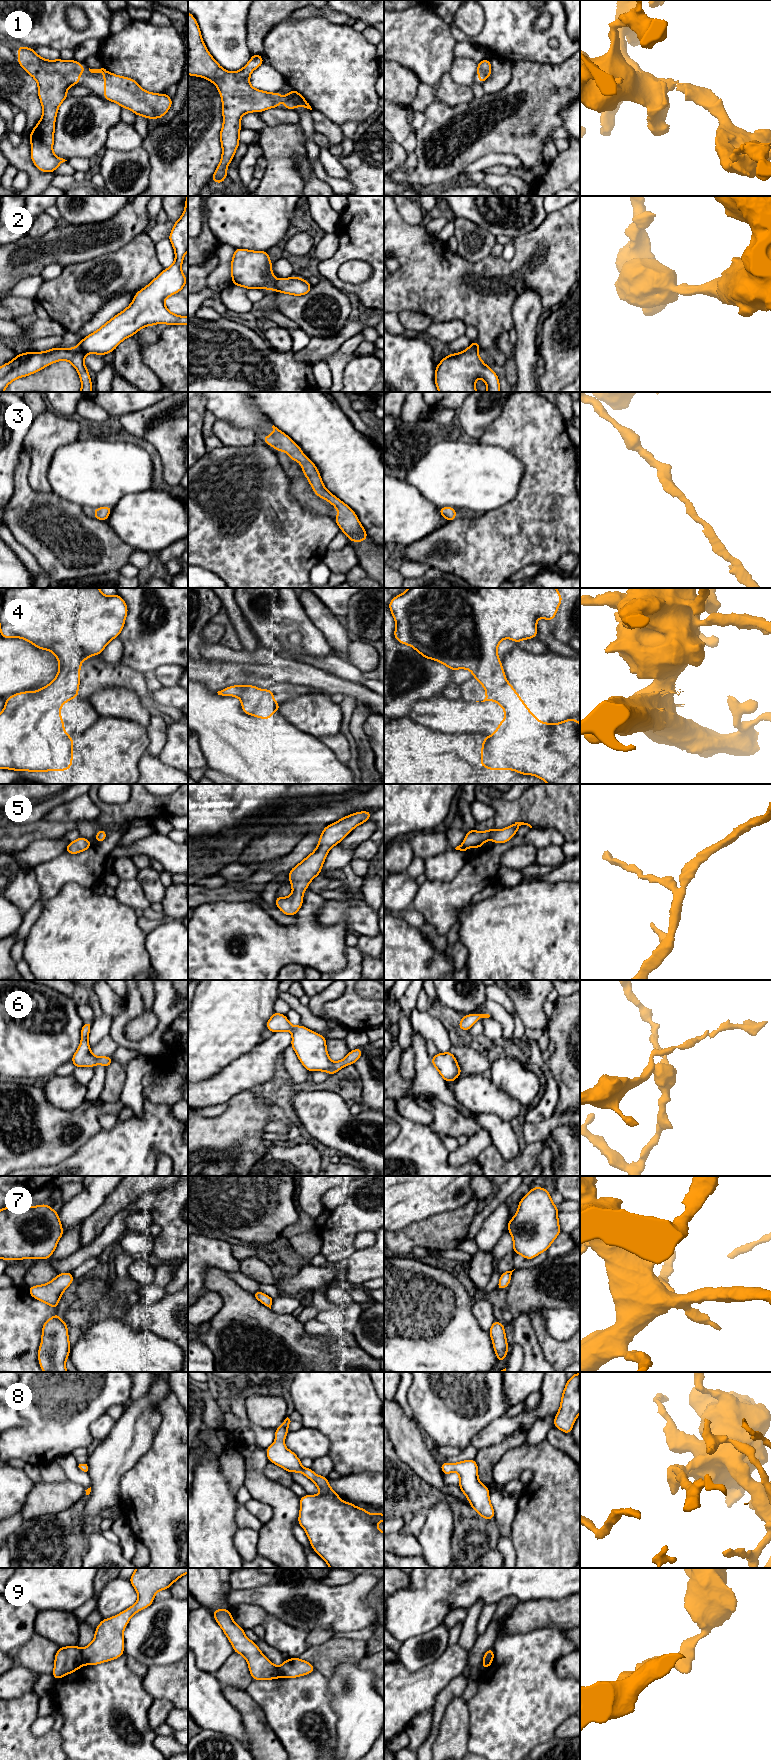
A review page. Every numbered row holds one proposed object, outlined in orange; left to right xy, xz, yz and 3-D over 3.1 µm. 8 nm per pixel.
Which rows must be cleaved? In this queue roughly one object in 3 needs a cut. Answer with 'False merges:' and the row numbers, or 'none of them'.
False merges: 9

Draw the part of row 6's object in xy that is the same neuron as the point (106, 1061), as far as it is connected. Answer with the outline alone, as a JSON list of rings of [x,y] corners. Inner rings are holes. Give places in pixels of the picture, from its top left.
[[[92,1021],[85,1022],[81,1028],[80,1045],[71,1058],[71,1061],[74,1064],[75,1068],[95,1067],[97,1064],[101,1064],[105,1068],[107,1068],[113,1063],[110,1056],[96,1057],[94,1053],[90,1051],[88,1038],[91,1025]]]

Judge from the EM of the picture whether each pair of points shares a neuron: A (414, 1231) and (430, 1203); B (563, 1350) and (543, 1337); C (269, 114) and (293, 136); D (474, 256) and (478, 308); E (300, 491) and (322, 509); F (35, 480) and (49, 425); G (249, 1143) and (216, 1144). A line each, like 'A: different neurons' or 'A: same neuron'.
A: different neurons
B: same neuron
C: different neurons
D: different neurons
E: same neuron
F: same neuron
G: same neuron

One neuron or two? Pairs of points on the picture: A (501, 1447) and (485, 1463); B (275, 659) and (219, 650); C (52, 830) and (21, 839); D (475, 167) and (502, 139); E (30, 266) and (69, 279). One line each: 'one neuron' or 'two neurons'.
A: one neuron
B: one neuron
C: one neuron
D: two neurons
E: two neurons

